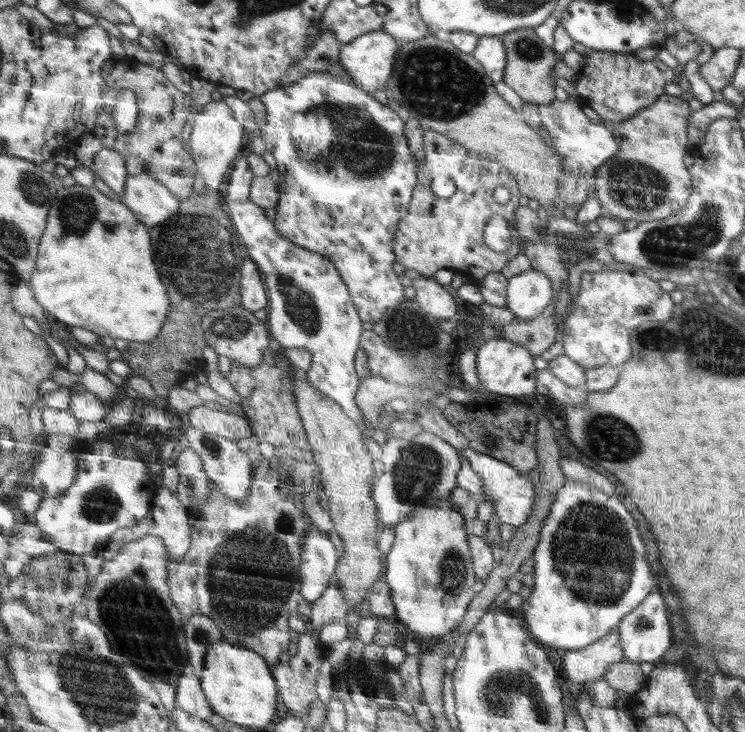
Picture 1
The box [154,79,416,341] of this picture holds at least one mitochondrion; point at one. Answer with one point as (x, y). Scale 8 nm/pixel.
(344, 133)

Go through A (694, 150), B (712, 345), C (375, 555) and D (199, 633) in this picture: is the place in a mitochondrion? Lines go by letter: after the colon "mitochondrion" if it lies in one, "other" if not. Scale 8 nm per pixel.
A: other
B: mitochondrion
C: other
D: mitochondrion

